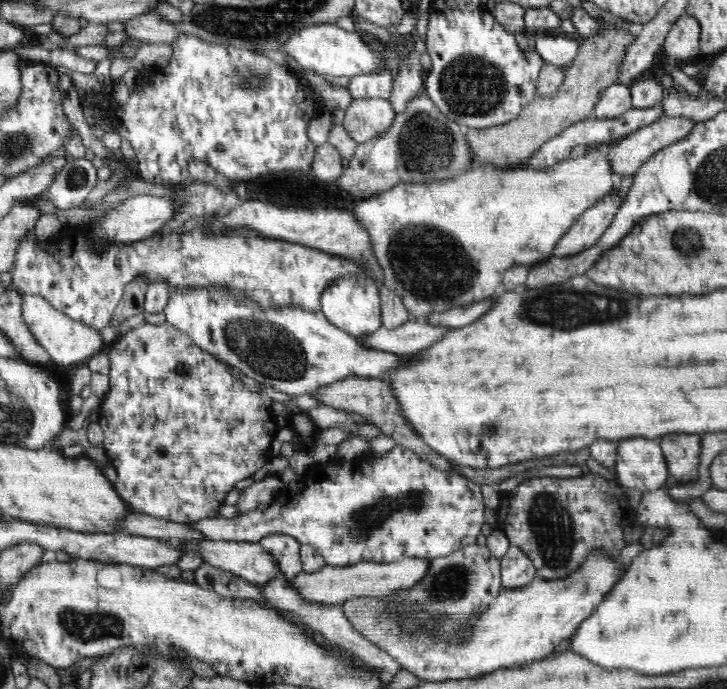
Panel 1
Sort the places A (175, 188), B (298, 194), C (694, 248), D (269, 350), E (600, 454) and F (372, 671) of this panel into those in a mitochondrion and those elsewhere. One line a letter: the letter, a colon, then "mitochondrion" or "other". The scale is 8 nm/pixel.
A: other
B: other
C: mitochondrion
D: mitochondrion
E: other
F: other

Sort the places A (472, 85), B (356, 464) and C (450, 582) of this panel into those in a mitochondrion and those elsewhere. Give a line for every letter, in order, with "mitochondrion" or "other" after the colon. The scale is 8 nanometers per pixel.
A: mitochondrion
B: other
C: mitochondrion

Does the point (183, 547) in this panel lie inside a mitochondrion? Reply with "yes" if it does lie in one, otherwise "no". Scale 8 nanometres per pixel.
no

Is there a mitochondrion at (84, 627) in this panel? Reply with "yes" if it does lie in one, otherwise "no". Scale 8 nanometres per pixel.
yes

